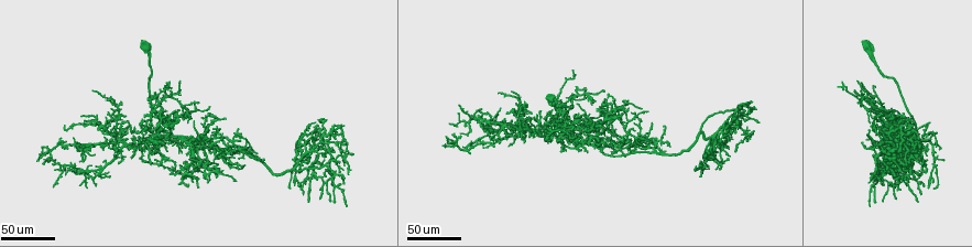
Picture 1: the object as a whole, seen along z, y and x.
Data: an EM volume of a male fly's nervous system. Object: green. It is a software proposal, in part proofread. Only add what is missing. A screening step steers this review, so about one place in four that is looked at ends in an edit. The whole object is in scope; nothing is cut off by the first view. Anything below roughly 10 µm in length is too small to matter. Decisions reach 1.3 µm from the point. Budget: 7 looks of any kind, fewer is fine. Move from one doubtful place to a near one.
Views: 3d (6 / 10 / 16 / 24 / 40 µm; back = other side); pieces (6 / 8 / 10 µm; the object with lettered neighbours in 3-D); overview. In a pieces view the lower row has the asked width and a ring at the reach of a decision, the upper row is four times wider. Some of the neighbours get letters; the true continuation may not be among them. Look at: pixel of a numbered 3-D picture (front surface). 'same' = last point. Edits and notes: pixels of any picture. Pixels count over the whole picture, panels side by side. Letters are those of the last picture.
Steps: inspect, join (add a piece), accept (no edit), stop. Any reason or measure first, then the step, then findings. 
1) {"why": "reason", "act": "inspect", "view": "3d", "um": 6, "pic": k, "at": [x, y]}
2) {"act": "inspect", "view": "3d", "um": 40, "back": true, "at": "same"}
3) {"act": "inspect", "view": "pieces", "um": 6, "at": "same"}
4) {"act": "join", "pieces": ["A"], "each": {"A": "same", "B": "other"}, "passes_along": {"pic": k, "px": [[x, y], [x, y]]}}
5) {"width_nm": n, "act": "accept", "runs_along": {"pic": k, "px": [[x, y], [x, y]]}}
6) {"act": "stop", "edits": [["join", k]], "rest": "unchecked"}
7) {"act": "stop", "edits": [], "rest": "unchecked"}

{"why": "an open end", "act": "inspect", "view": "3d", "um": 24, "pic": 1, "at": [156, 113]}

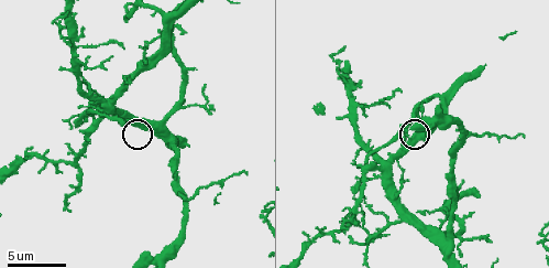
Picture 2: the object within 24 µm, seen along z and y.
{"act": "inspect", "view": "pieces", "um": 8, "pic": 2, "at": [122, 123]}

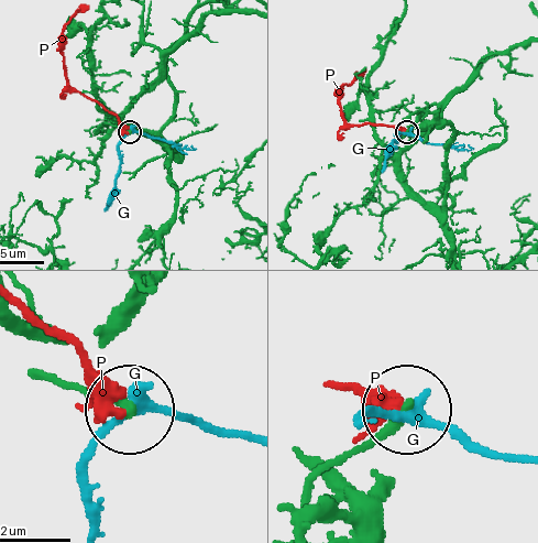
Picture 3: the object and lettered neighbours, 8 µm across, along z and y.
{"act": "accept", "each": {"G": "other", "P": "other"}, "runs_along": {"pic": 3, "px": [[47, 375], [124, 404]]}, "found": "none of them fits"}

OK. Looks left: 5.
{"why": "free end", "act": "inspect", "view": "3d", "um": 40, "pic": 1, "at": [603, 134]}

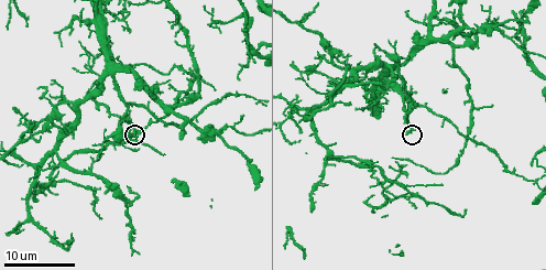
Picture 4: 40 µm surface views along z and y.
{"act": "inspect", "view": "pieces", "um": 10, "pic": 4, "at": [407, 131]}

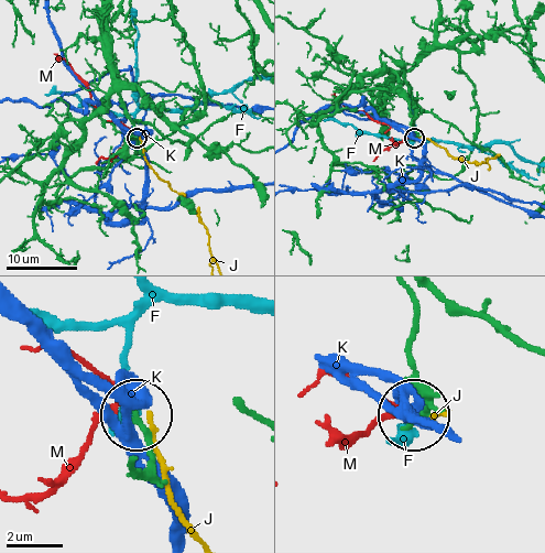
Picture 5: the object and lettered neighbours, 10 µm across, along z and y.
{"act": "accept", "each": {"F": "other", "J": "other", "K": "other", "M": "other"}, "runs_along": {"pic": 5, "px": [[134, 461], [139, 469], [145, 456], [139, 415]]}, "found": "no lettered piece goes on from it"}

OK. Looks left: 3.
{"why": "tapers out", "act": "inspect", "view": "3d", "um": 40, "pic": 1, "at": [576, 145]}

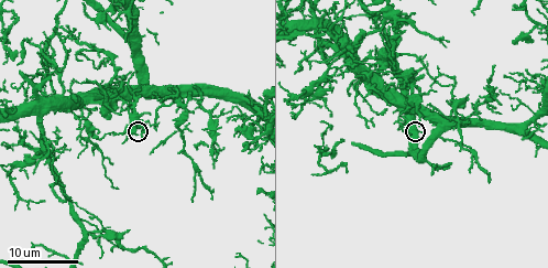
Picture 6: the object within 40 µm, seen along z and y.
{"act": "inspect", "view": "pieces", "um": 10, "pic": 6, "at": [420, 125]}

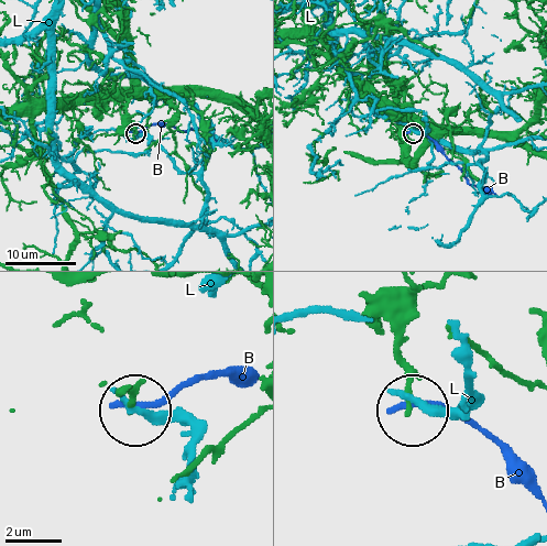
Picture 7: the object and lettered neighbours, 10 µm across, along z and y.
{"act": "accept", "each": {"B": "other", "L": "other"}, "found": "no lettered piece goes on from it"}

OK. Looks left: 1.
{"act": "stop", "edits": [], "rest": "unchecked"}

